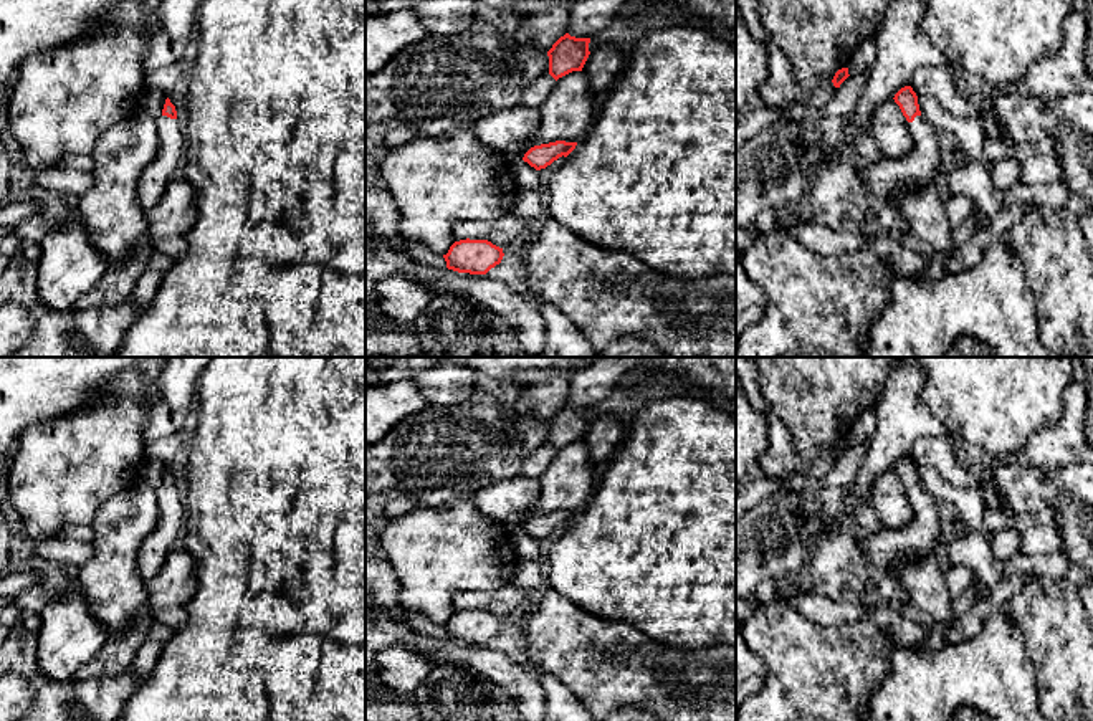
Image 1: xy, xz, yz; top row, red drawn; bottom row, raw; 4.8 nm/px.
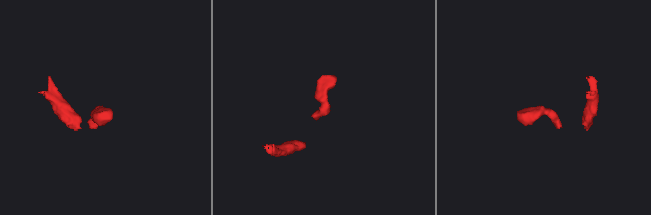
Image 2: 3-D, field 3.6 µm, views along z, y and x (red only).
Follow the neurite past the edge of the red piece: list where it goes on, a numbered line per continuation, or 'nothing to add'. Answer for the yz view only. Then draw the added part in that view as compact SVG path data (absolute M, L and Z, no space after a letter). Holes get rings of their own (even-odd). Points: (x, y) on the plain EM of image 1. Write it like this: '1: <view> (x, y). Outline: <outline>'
1: yz (916, 541). Outline: M916 486L908 498L913 506L913 519L908 526L860 537L870 561L891 574L898 562L919 562L933 557L947 534L934 508L934 498L923 486Z

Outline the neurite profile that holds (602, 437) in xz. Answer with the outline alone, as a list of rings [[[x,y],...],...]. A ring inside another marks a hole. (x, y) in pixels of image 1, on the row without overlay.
[[[602,413],[592,422],[582,438],[590,460],[597,466],[605,466],[628,428],[628,417],[617,413]]]

